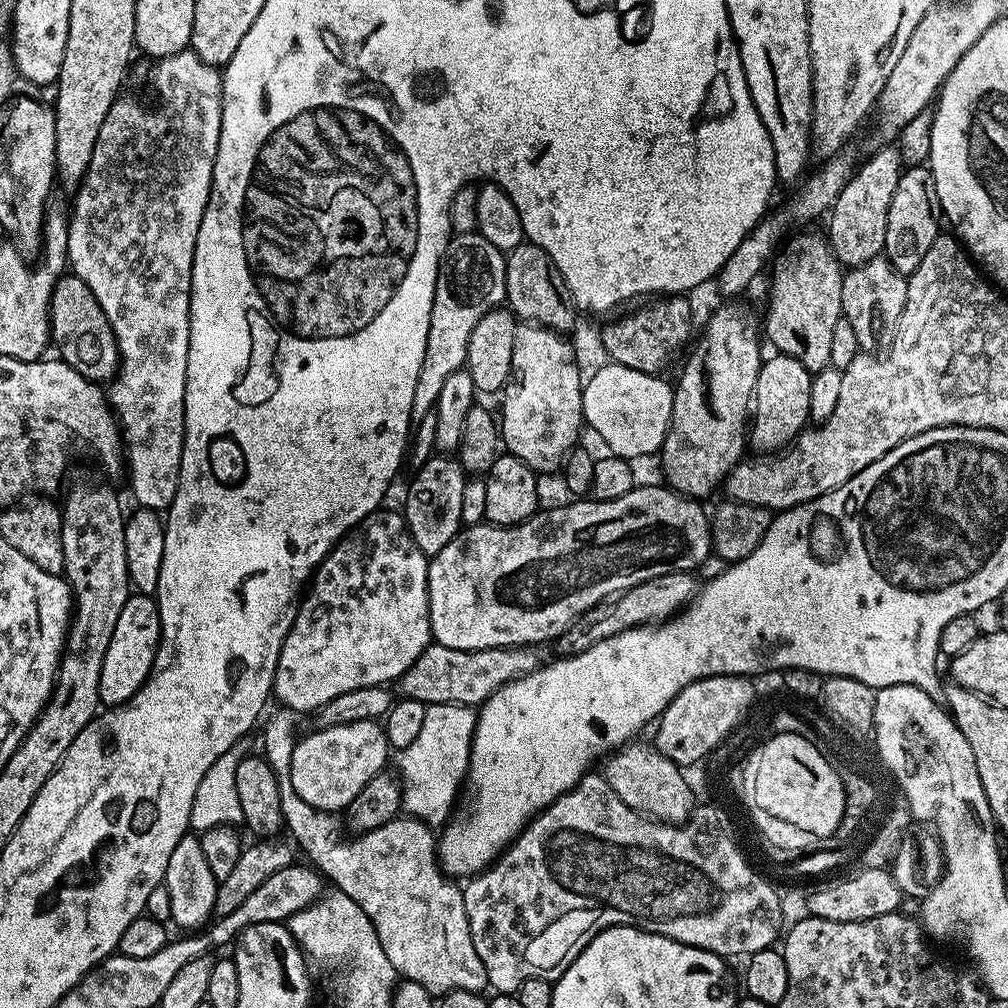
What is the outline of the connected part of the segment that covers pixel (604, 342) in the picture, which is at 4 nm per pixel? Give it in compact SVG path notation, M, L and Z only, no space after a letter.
M664 294L651 302L644 302L637 312L621 318L617 324L608 324L600 332L600 344L609 361L622 366L630 366L630 370L642 370L646 374L655 376L663 373L663 368L668 368L676 360L676 355L689 347L692 336L692 304L689 297L684 294Z

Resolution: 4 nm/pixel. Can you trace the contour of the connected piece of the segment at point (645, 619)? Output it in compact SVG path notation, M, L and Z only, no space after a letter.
M692 572L658 574L658 578L650 578L650 582L638 582L638 586L603 600L601 604L596 604L590 610L583 612L558 637L561 653L575 654L585 652L590 650L590 646L594 646L606 638L614 638L618 634L622 634L622 630L641 628L643 624L653 625L667 622L692 604L696 599L697 591L698 580Z

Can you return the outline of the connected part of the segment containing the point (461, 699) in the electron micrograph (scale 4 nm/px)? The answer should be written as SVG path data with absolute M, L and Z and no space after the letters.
M429 643L427 650L400 675L399 695L405 700L430 704L467 704L479 706L511 680L522 678L541 667L541 649L536 646L487 648L477 652L454 650L450 646Z

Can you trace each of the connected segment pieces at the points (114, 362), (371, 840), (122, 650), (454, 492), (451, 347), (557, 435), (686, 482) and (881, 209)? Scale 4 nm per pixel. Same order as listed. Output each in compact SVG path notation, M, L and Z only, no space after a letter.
M65 274L57 280L48 303L48 334L55 355L93 382L108 382L120 366L120 351L108 319L82 278Z
M279 711L263 721L265 724L262 755L278 780L284 828L293 836L291 839L295 847L299 851L301 848L309 856L307 859L319 869L329 885L335 886L354 902L358 902L358 906L362 906L362 914L370 918L378 934L378 942L382 950L386 950L386 958L390 958L390 966L394 966L396 973L403 979L418 982L436 998L454 990L483 993L488 988L486 966L482 966L482 958L478 958L478 950L474 950L474 938L470 938L464 889L441 868L438 859L438 840L433 829L417 820L415 816L401 814L395 820L378 824L374 830L348 838L352 840L343 840L340 837L341 821L339 824L336 821L339 819L331 812L323 812L310 806L310 802L302 802L302 798L298 798L290 782L290 762L298 731L296 732L295 726L292 725L293 717L287 711Z
M129 595L126 606L122 606L122 614L118 614L118 622L114 622L114 635L110 638L110 646L106 649L106 658L102 658L102 678L100 679L100 702L104 706L115 706L124 704L142 685L148 681L148 675L152 673L152 663L156 661L156 649L160 646L160 611L156 605L155 599L151 595L136 596Z
M434 454L422 467L415 469L413 476L416 477L413 478L412 485L408 488L408 497L404 500L402 515L404 521L408 524L414 542L418 542L418 550L422 550L431 558L437 556L442 550L442 546L446 546L446 542L450 542L460 533L464 524L462 518L462 490L464 489L466 473L455 455Z
M477 232L459 233L449 239L448 248L440 260L434 302L431 303L426 353L423 354L411 402L412 427L420 425L426 414L435 409L439 391L450 374L467 363L470 334L474 326L488 312L505 303L506 260L500 248L487 242Z
M521 323L516 330L516 341L514 342L514 354L512 355L512 373L508 376L508 382L502 389L502 397L504 396L504 409L498 412L498 431L503 444L511 455L517 456L522 462L526 462L526 466L530 466L533 472L543 474L543 472L552 472L561 467L564 463L565 456L568 451L577 447L580 436L580 428L584 424L584 407L582 406L582 398L584 397L584 389L582 387L582 375L580 376L580 368L576 365L576 352L567 344L565 337L558 332L551 332L548 328L541 328L538 324Z
M724 302L724 305L713 314L708 320L708 325L704 328L704 333L695 341L694 347L691 349L692 357L684 364L684 373L680 376L680 381L675 381L674 391L672 393L672 421L668 427L668 433L664 439L664 446L659 453L658 460L664 463L664 476L667 487L674 492L679 492L681 496L691 496L693 498L705 498L711 494L715 488L727 477L728 473L740 463L745 455L744 444L746 448L746 425L750 420L750 405L753 403L756 394L756 383L758 382L758 374L762 363L762 355L760 356L760 340L756 337L756 328L752 325L752 320L748 317L748 312L742 305L736 304L740 302Z
M880 146L880 149L861 163L852 177L846 182L838 202L827 217L828 232L826 239L836 261L845 269L857 268L881 255L886 242L886 214L890 214L890 198L894 198L894 189L898 187L898 178L902 171L899 147Z

